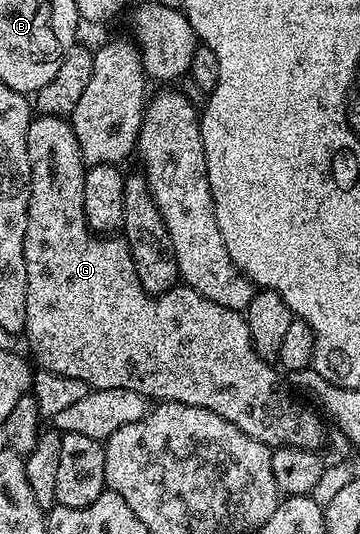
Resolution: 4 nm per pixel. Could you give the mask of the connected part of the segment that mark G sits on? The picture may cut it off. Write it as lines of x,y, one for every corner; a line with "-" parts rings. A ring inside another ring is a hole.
38,114
30,118
27,129
27,157
29,158
29,208
27,209
27,233
23,241
23,253
27,265
27,321
23,335
24,338
29,338
29,347
34,355
32,358
34,360
37,358
44,370
59,373
63,377
75,377
75,381
83,381
94,391
131,389
131,393
144,395
149,401
206,407
211,409
211,413
219,413
219,417
231,421
231,425
243,429
247,437
255,437
255,441
267,445
270,449
298,447
320,452
321,446
325,443
326,427
322,416
312,406
306,405
300,398
295,397
294,392
287,386
282,372
274,364
263,361
263,357
255,353
251,333
247,329
247,321
242,312
232,311
223,305
215,305
215,301
203,297
195,289
184,285
175,286
162,295
148,295
135,273
135,261
131,261
131,249
126,245
124,238
102,237
89,230
87,217
83,213
83,181
87,164
81,157
79,141
75,141
72,122
60,115

